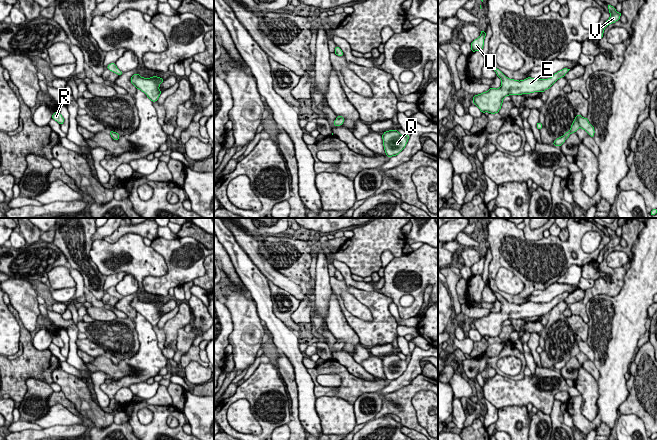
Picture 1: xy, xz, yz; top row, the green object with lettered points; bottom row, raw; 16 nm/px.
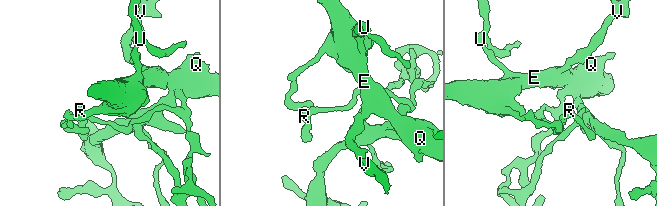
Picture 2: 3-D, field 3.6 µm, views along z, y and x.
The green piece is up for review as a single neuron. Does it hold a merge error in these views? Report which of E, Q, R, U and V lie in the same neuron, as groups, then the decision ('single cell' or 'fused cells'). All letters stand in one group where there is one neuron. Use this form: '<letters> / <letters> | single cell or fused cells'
E Q R U V | single cell

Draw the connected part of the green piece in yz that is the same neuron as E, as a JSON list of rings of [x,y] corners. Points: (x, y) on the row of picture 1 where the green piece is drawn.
[[[494,68],[497,76],[501,79],[501,87],[498,89],[490,88],[487,92],[475,95],[473,103],[480,109],[482,113],[489,112],[491,114],[498,113],[501,109],[503,98],[508,95],[522,95],[534,92],[544,92],[551,88],[551,86],[570,70],[564,68],[555,73],[548,79],[534,79],[528,77],[524,80],[518,81],[509,79],[499,69]]]

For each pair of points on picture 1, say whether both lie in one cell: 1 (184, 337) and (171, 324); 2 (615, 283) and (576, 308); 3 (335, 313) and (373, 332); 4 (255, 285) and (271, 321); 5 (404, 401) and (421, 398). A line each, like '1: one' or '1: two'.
1: two
2: one
3: two
4: one
5: two

